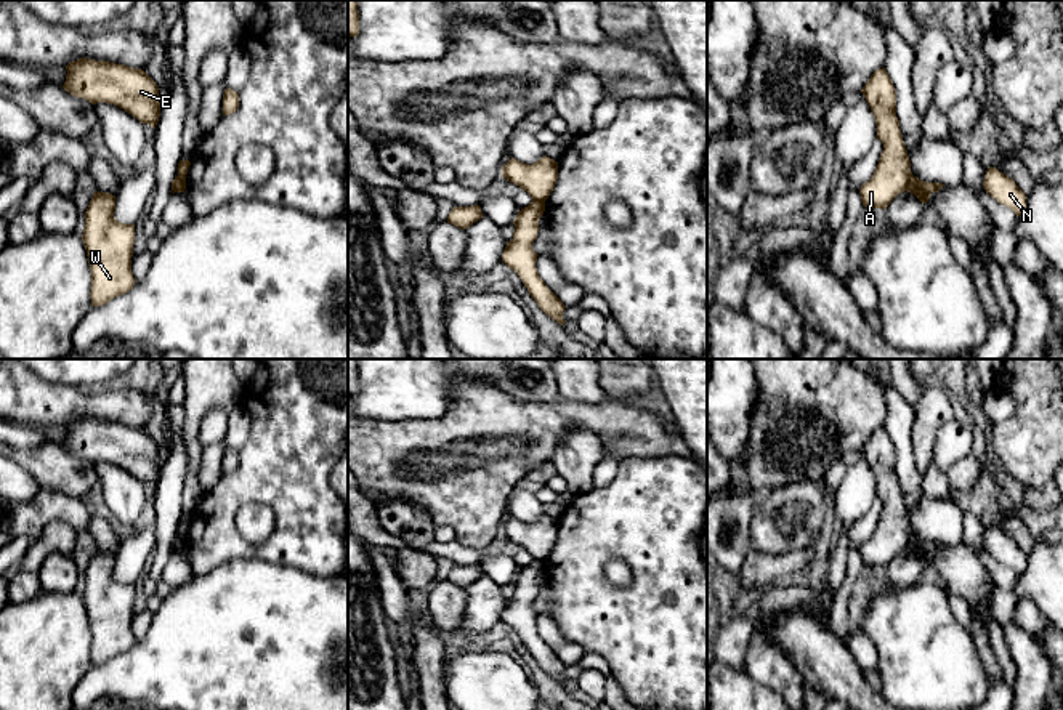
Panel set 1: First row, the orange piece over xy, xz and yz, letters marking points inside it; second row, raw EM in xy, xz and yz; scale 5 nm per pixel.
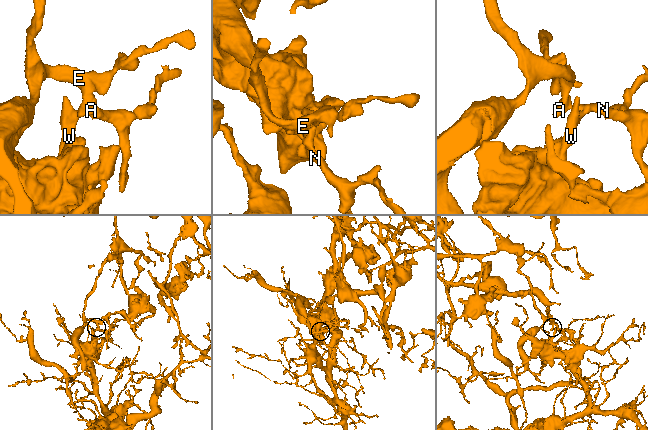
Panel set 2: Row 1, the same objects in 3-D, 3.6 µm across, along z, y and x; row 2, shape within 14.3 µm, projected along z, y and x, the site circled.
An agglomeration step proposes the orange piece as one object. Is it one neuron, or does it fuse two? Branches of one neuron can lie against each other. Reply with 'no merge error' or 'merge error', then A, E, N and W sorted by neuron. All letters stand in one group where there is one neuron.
merge error | A E / N W

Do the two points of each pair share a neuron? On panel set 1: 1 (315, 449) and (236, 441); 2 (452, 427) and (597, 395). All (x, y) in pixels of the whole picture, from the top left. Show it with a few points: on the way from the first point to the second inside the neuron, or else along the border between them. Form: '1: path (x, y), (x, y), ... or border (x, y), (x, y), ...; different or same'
1: border (242, 406), (249, 417), (249, 438), (239, 452); different
2: border (606, 398), (600, 403), (561, 401); different

